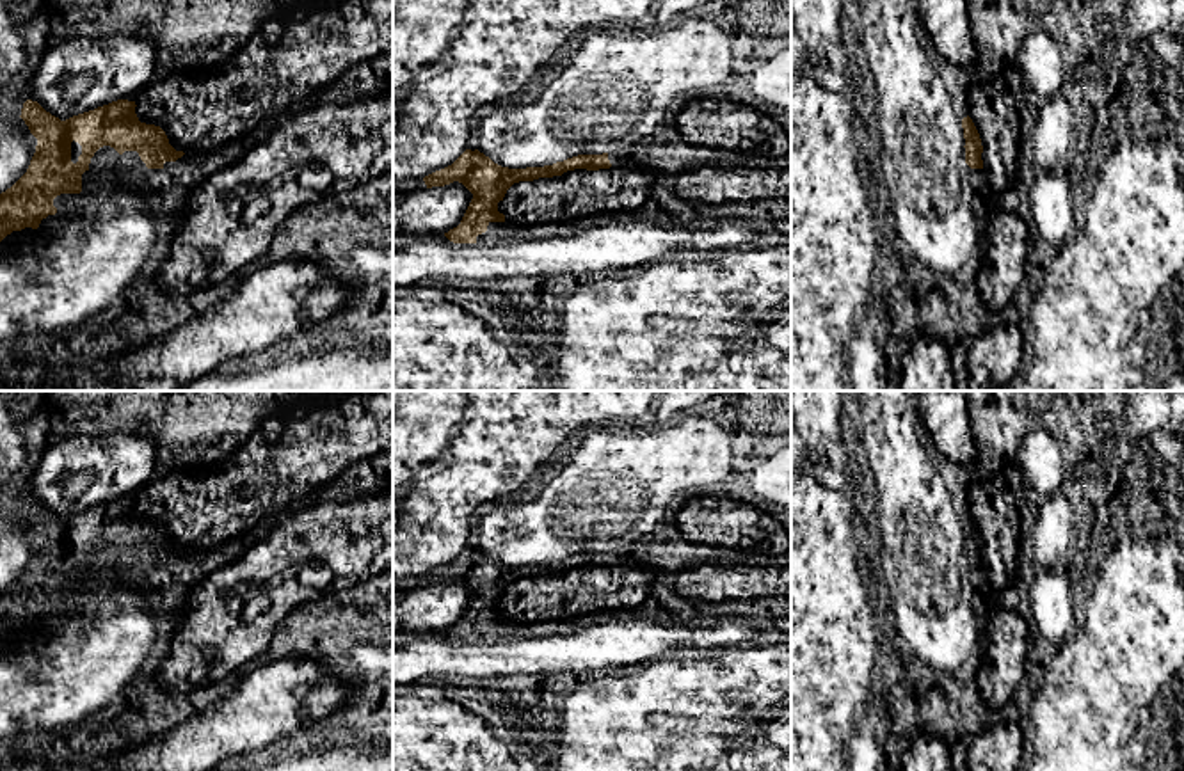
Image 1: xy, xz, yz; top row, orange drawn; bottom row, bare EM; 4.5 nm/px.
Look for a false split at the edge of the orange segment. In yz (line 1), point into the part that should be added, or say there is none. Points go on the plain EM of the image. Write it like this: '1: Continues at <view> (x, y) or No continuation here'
1: No continuation here

